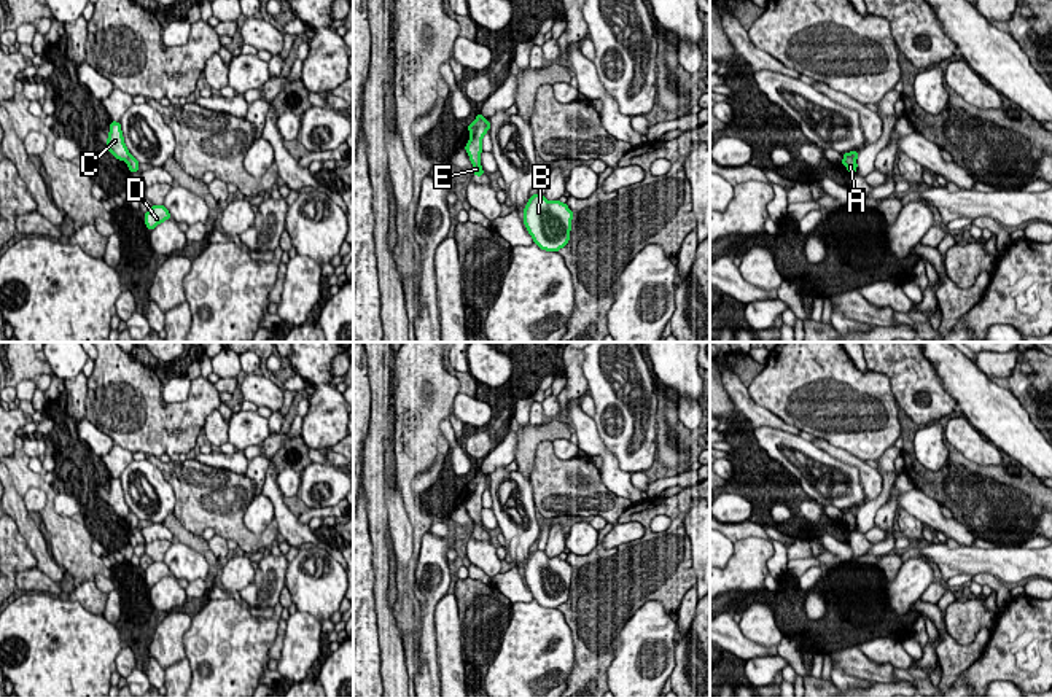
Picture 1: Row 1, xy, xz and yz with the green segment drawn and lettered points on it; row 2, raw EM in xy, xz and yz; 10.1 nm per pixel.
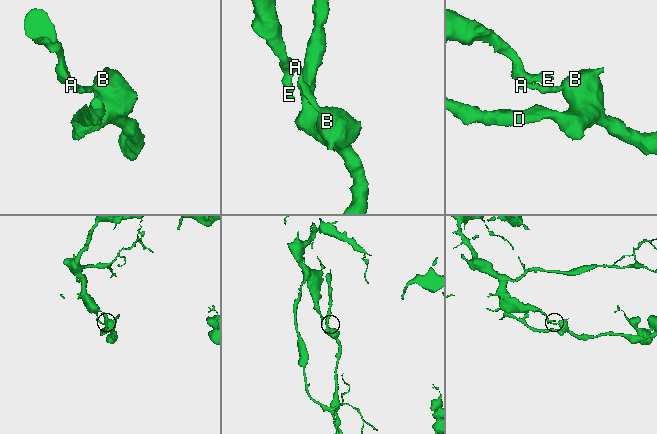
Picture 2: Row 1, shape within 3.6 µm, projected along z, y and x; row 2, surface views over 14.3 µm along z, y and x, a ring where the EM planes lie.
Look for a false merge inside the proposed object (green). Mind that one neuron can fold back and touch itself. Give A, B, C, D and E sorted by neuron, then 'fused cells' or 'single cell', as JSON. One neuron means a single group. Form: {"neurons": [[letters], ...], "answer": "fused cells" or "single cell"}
{"neurons": [["A", "B", "D"], ["C", "E"]], "answer": "fused cells"}

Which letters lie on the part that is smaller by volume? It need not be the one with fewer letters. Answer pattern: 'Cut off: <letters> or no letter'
Cut off: A, B, D

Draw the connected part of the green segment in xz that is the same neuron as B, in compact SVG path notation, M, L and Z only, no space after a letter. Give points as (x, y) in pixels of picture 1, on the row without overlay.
M544 551L530 552L524 565L524 581L533 598L546 608L559 608L570 597L573 568L559 555L549 559Z

